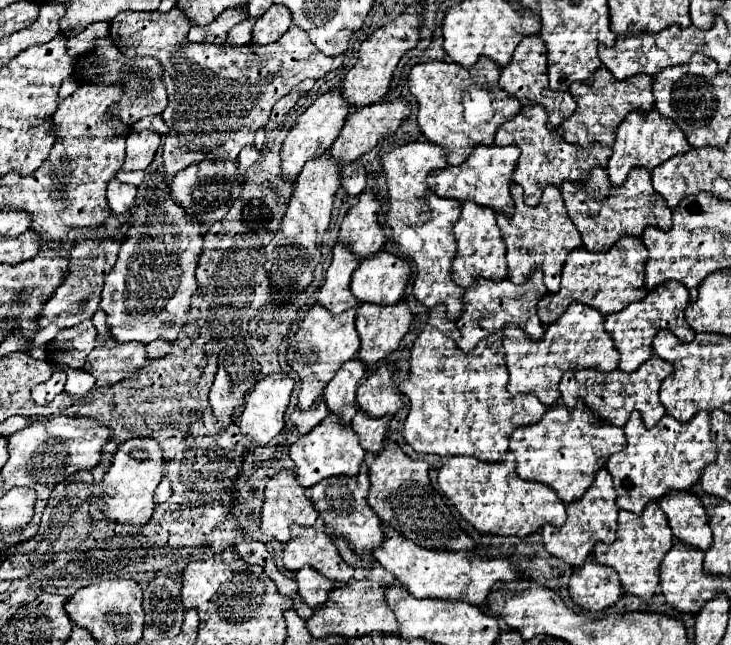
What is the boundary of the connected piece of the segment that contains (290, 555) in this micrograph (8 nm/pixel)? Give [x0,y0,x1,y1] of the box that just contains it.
[283,524,353,584]

